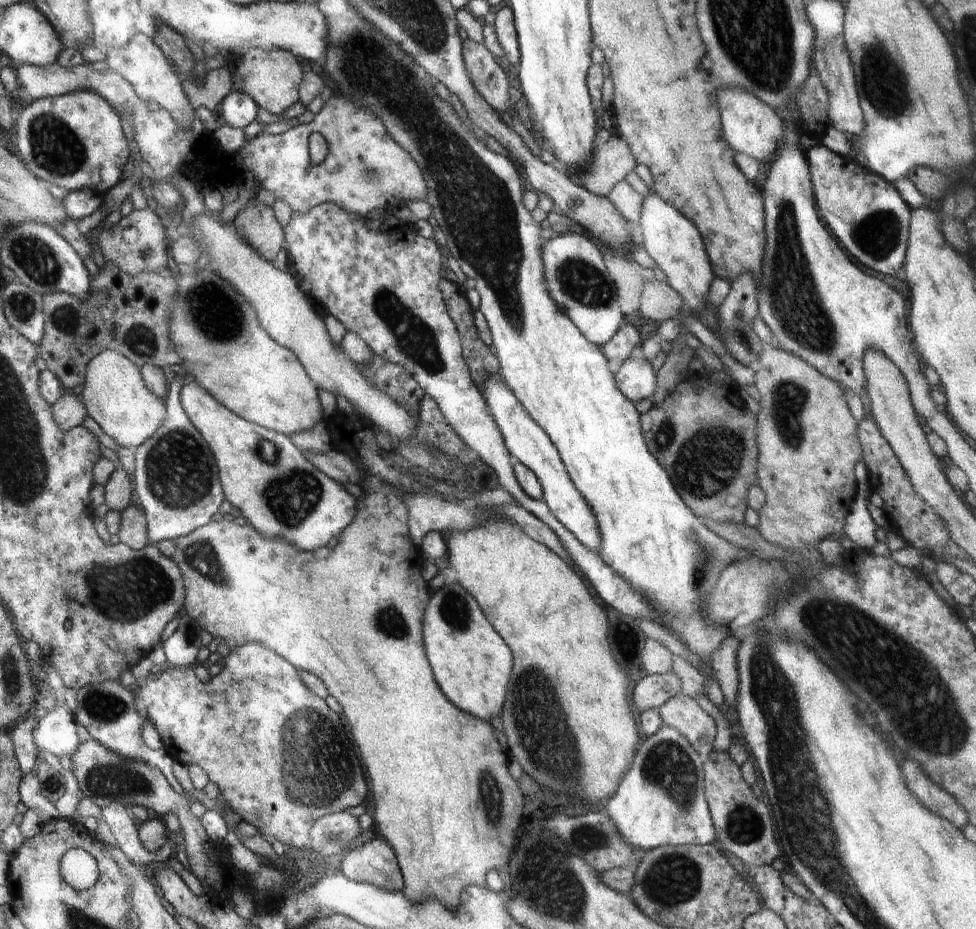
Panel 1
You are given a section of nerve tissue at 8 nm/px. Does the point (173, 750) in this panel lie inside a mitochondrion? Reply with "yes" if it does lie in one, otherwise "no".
no

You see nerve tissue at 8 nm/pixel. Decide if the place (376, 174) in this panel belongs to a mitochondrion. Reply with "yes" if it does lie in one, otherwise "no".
yes

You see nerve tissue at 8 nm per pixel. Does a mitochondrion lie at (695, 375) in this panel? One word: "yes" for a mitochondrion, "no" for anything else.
no

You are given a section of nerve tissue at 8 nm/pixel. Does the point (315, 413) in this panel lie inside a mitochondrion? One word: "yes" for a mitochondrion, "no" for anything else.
no

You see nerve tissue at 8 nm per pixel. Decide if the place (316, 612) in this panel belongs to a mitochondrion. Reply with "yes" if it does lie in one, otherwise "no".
no

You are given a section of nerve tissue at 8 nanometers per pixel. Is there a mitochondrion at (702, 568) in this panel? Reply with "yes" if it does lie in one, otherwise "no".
yes

